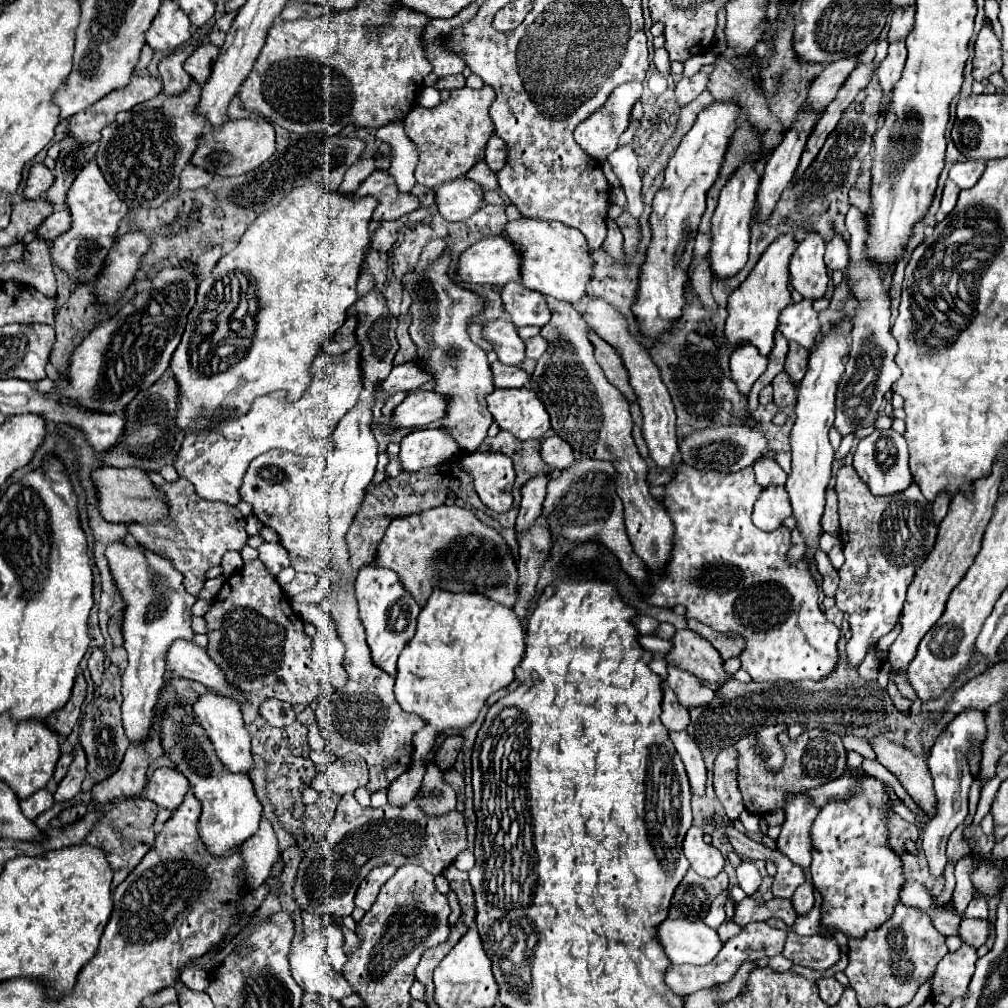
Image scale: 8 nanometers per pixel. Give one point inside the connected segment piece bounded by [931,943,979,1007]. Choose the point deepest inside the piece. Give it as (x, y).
(954, 971)

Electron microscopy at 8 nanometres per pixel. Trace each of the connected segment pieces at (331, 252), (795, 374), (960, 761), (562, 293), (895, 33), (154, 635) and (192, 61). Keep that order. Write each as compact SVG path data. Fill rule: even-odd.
M309 183L309 185L303 185L303 187L295 187L273 209L259 215L257 221L253 221L249 225L249 229L245 231L241 241L233 247L233 251L219 259L219 263L215 265L211 275L205 281L201 281L201 285L199 285L197 303L189 313L189 321L187 321L181 345L173 353L173 361L171 361L171 371L175 373L175 379L179 381L179 387L181 387L179 389L179 393L181 393L181 403L179 405L181 407L179 407L179 415L177 415L177 425L183 427L183 431L205 429L209 417L219 419L219 417L243 415L243 413L249 411L251 403L257 397L279 391L279 389L285 389L289 393L289 401L295 401L305 393L305 389L311 385L311 363L313 363L313 359L321 353L323 343L329 341L333 337L333 333L345 323L347 309L357 301L357 295L355 295L357 277L361 275L361 267L363 267L365 255L367 255L369 245L371 245L369 221L371 221L371 215L373 215L377 205L379 205L379 201L375 197L353 197L353 195L345 195L345 193L339 193L339 191L333 193L333 191L325 189L321 183Z
M789 343L785 373L793 379L795 385L799 385L799 381L803 379L803 373L807 371L807 353L809 353L809 349L795 345L795 343Z
M965 709L959 715L955 715L953 721L937 737L937 741L931 749L931 757L927 761L931 777L933 777L933 785L935 785L935 795L937 795L937 813L923 833L923 849L925 849L927 861L929 861L931 873L935 877L939 877L943 873L943 867L947 863L945 847L947 847L949 835L967 817L967 795L969 795L969 787L975 781L975 775L969 765L969 755L971 755L971 749L981 747L987 741L985 719L987 719L987 713L979 711L979 709Z
M521 217L519 221L511 221L503 227L503 237L515 245L521 257L523 287L569 303L577 303L585 295L593 259L587 249L587 241L579 229L567 227L559 221Z
M895 9L893 11L893 17L891 17L891 23L889 23L889 35L887 35L887 41L893 43L893 41L901 41L909 35L909 31L913 29L913 15L915 15L915 9Z
M125 543L109 545L105 555L115 585L127 603L123 615L123 647L129 653L129 665L123 673L123 729L131 743L145 743L151 735L153 709L165 683L167 649L177 639L193 641L191 607L197 599L183 589L183 575L179 575L165 557L153 555L139 545L129 547Z
M211 43L207 45L199 45L193 55L185 61L185 71L191 75L193 81L197 81L199 85L203 85L211 73L211 65L215 63L219 55L219 49Z

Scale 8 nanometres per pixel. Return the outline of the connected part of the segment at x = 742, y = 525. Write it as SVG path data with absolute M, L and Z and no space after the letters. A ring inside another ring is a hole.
M679 467L679 471L675 473L675 477L671 479L671 483L667 483L667 493L665 493L665 507L671 515L671 519L675 521L675 537L673 537L673 555L671 555L671 561L667 565L667 571L669 571L669 577L667 577L667 571L665 571L665 577L657 579L657 583L653 585L653 597L651 595L645 595L645 599L651 603L651 605L657 605L657 607L675 607L675 605L685 605L687 607L687 617L693 617L705 625L709 625L711 629L719 631L719 633L735 633L735 635L741 635L745 639L745 649L739 653L739 659L741 659L741 669L745 669L753 681L801 681L801 679L821 679L825 675L829 675L837 663L837 639L839 639L839 629L827 621L825 613L821 611L817 599L819 599L819 585L815 581L815 577L811 575L809 571L809 563L805 559L801 561L789 561L789 555L787 551L791 549L791 529L787 529L785 525L781 525L777 531L771 531L771 533L765 533L761 529L757 529L751 521L751 515L753 515L753 505L755 501L759 499L763 487L755 481L755 475L753 475L753 467L745 467L737 473L721 473L721 471L711 471L711 469L695 469L695 467Z

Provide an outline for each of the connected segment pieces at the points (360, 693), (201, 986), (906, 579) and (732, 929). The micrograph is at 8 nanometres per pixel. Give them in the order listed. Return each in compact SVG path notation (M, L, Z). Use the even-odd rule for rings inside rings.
M353 579L347 583L343 595L327 597L323 601L323 607L337 621L337 633L347 647L343 665L349 673L349 683L343 689L335 691L331 699L319 703L317 721L331 753L335 753L337 757L347 753L359 753L365 759L369 767L367 789L371 793L377 789L387 789L387 785L407 769L407 763L411 763L411 739L419 729L425 727L425 721L419 715L401 709L393 693L393 677L373 665L371 649L365 641L365 629L359 621L357 603L353 597Z
M183 967L183 973L181 973L181 983L191 989L191 991L207 991L209 987L209 975L207 971L203 969L195 969L195 967Z
M841 465L835 475L835 491L839 497L841 541L845 553L835 601L837 607L849 615L853 633L845 649L847 661L851 667L859 667L869 649L897 623L907 587L919 565L923 565L931 553L939 525L933 521L931 501L923 497L917 483L911 483L903 493L877 497L863 485L853 465Z
M725 921L719 929L717 929L717 933L719 933L719 939L723 941L723 943L727 943L731 937L735 937L739 931L741 931L743 927L739 927L735 921Z

